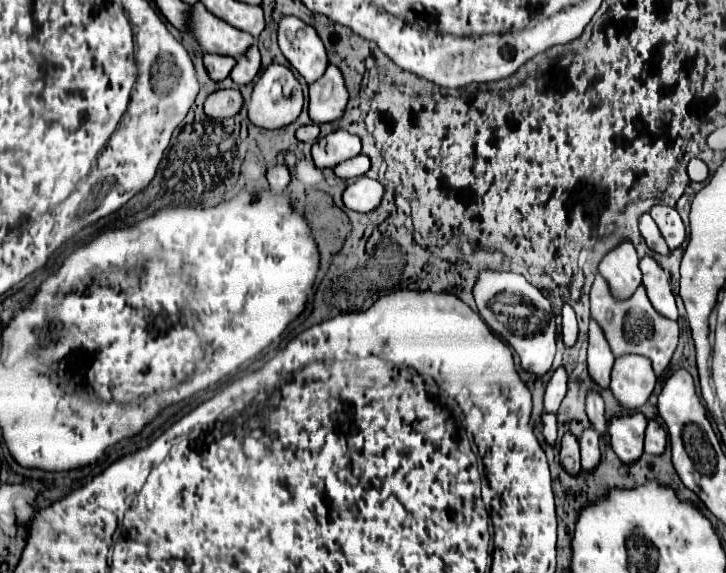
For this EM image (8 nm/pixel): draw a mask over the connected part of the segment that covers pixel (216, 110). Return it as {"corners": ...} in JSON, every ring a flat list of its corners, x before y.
{"corners":[[216,90,212,92,206,102,204,102,204,112,206,116,210,118,216,118,216,120,222,120,226,116,234,116,238,114,242,106,242,96,240,96,240,90]]}

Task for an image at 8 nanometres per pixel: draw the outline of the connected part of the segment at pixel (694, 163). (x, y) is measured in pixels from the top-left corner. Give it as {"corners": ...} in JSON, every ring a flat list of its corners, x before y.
{"corners":[[692,158,688,162,688,178,692,182,704,182,708,178,708,168,700,158]]}

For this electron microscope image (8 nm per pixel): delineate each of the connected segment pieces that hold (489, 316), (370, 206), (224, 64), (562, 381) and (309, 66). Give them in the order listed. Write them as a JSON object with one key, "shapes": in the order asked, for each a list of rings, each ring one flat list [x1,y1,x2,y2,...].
{"shapes":[[[482,268,472,294,480,316,496,334,500,334,514,348,520,358,520,366,528,372,544,376,550,370,556,352,556,324,552,306,550,302,544,302,542,292,528,284,522,274]],[[360,176,344,190,344,206,356,212,372,212,380,204,382,194,384,188,380,182]],[[204,54,204,66,206,66,210,78,216,80,216,82,218,82,218,80,224,80,224,78,230,74,230,70,234,68,234,64,236,64,236,60,230,58,230,56]],[[558,366,546,386,546,394,544,394,544,410,546,412,556,414,556,410,560,408,560,402,566,394,566,380,568,380,568,376,566,376,564,366]],[[282,16,278,22,278,46,286,60,308,84,318,80,328,64,326,50,316,30,296,16]]]}

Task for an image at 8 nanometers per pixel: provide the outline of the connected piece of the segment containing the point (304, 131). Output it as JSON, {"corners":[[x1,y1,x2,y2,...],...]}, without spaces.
{"corners":[[308,124,308,126,300,126,296,130,296,138,302,142,314,142,320,134,320,126,318,124]]}

